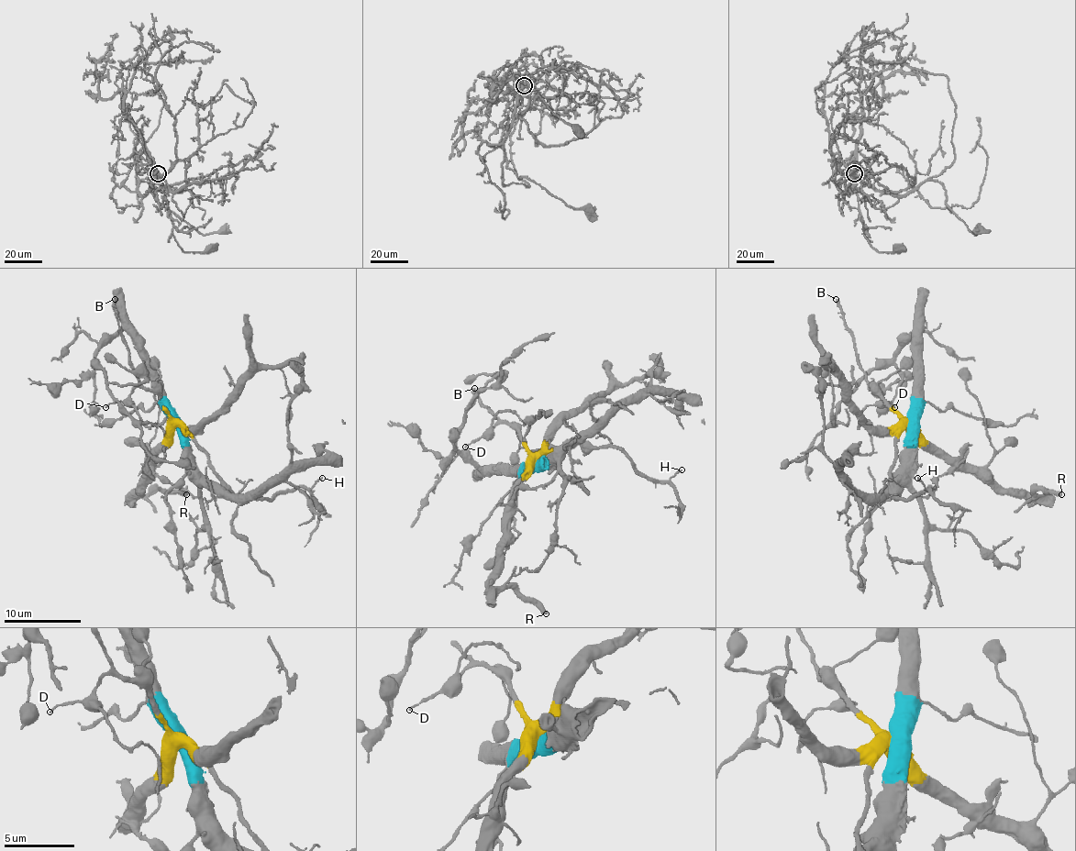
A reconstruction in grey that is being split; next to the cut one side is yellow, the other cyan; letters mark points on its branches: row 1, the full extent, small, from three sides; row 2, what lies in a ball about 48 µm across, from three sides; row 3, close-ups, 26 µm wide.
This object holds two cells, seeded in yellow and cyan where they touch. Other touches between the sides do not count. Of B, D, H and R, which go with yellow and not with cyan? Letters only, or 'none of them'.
B, D, H, R

